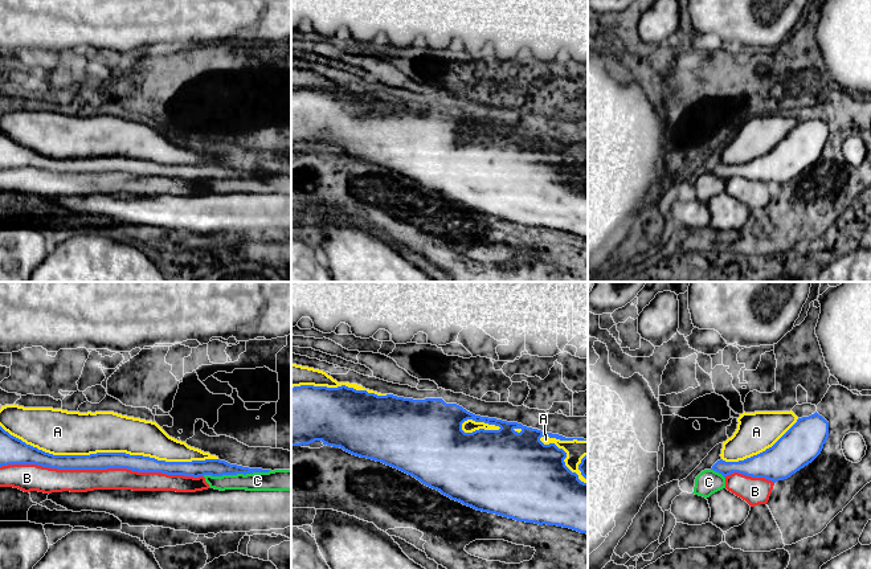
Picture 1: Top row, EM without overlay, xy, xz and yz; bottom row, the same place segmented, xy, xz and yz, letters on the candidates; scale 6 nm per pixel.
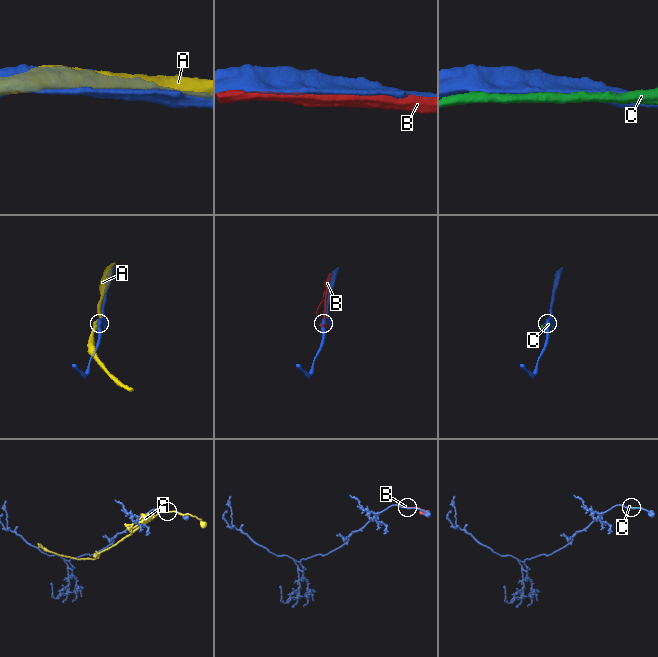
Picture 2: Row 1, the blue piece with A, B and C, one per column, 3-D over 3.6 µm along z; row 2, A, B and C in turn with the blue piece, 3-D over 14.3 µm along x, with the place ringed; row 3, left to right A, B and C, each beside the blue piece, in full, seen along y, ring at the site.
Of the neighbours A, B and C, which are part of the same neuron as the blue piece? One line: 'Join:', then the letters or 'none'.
Join: none

